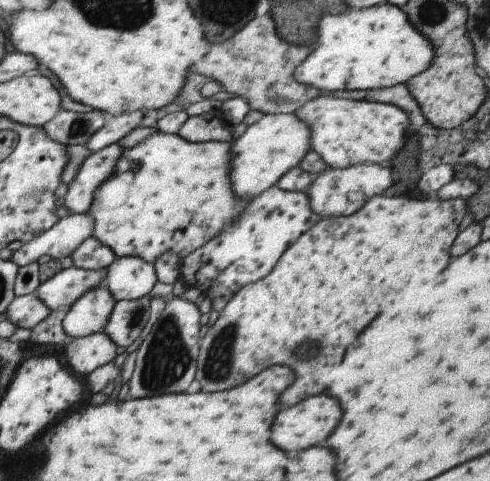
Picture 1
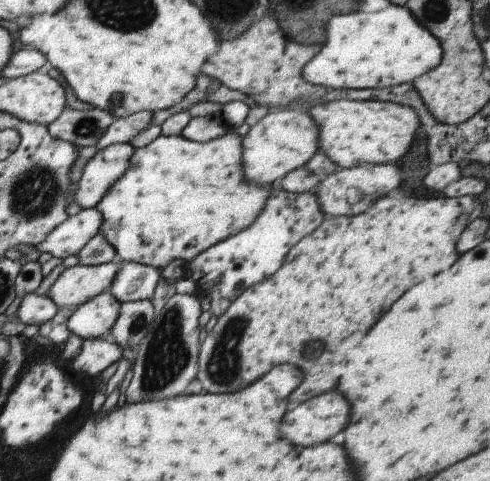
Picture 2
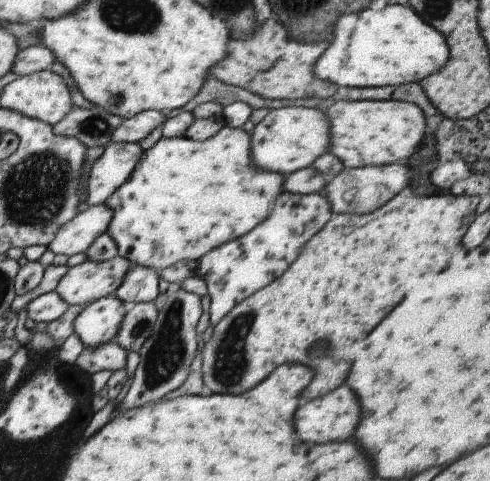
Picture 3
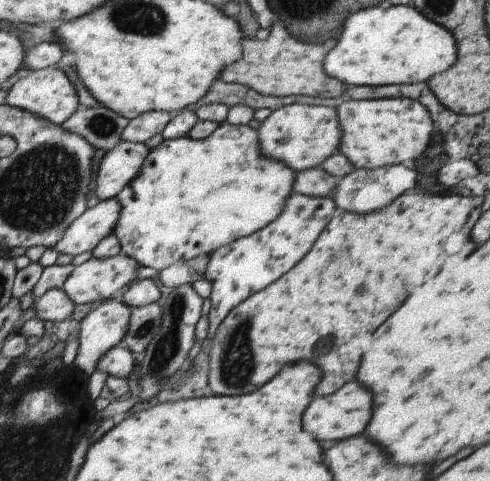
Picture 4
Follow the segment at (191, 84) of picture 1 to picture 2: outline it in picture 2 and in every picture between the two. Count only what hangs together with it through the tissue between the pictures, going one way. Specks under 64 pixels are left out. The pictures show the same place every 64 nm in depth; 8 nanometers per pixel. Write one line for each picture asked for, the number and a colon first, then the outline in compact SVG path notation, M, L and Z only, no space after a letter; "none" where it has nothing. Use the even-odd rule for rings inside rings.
2: M199 74L197 76L197 86L179 102L179 104L175 104L173 108L169 108L169 110L161 110L161 112L155 112L155 116L153 116L153 126L161 126L169 116L173 116L173 114L181 114L181 112L189 112L193 106L197 106L197 104L201 104L201 102L207 102L207 100L211 100L211 102L217 102L217 104L221 104L221 106L225 106L225 104L229 104L229 102L245 102L249 108L255 108L257 106L257 102L251 98L251 96L247 96L247 94L243 94L243 92L239 92L239 90L229 90L227 86L223 86L223 84L217 84L217 90L215 92L211 92L211 94L207 94L207 88L213 84L213 78L209 78L207 74Z

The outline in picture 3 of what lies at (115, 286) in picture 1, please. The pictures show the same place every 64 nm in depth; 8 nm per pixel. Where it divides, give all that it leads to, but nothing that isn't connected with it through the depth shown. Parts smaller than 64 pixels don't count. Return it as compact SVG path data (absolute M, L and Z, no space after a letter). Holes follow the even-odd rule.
M131 264L129 272L127 272L123 284L119 286L119 290L115 292L115 296L123 304L151 304L155 300L155 296L159 294L157 282L159 282L159 274L155 270Z

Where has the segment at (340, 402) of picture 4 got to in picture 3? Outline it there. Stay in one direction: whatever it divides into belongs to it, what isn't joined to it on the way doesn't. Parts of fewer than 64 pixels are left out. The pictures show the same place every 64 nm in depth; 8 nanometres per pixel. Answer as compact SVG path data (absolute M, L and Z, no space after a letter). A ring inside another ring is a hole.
M343 384L321 398L303 402L295 412L295 430L301 436L301 440L305 440L309 444L319 444L319 442L325 444L325 442L339 440L339 438L343 440L355 432L359 418L361 418L359 414L361 412L359 412L357 396L351 390L347 390L347 384Z

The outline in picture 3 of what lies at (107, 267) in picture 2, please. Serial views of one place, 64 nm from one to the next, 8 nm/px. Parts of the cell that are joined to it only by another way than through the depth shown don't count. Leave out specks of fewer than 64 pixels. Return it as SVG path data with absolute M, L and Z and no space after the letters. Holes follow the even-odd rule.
M115 256L107 262L83 262L67 270L55 292L69 306L89 306L117 292L129 268L131 262L123 256Z

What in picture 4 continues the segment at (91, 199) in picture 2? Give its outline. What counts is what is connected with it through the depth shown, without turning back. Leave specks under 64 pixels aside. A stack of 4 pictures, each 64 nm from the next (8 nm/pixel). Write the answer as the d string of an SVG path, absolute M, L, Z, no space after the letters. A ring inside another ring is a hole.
M121 142L111 152L105 152L95 180L95 196L99 202L115 198L131 180L135 180L147 154L149 148L145 148L145 144L133 142Z

